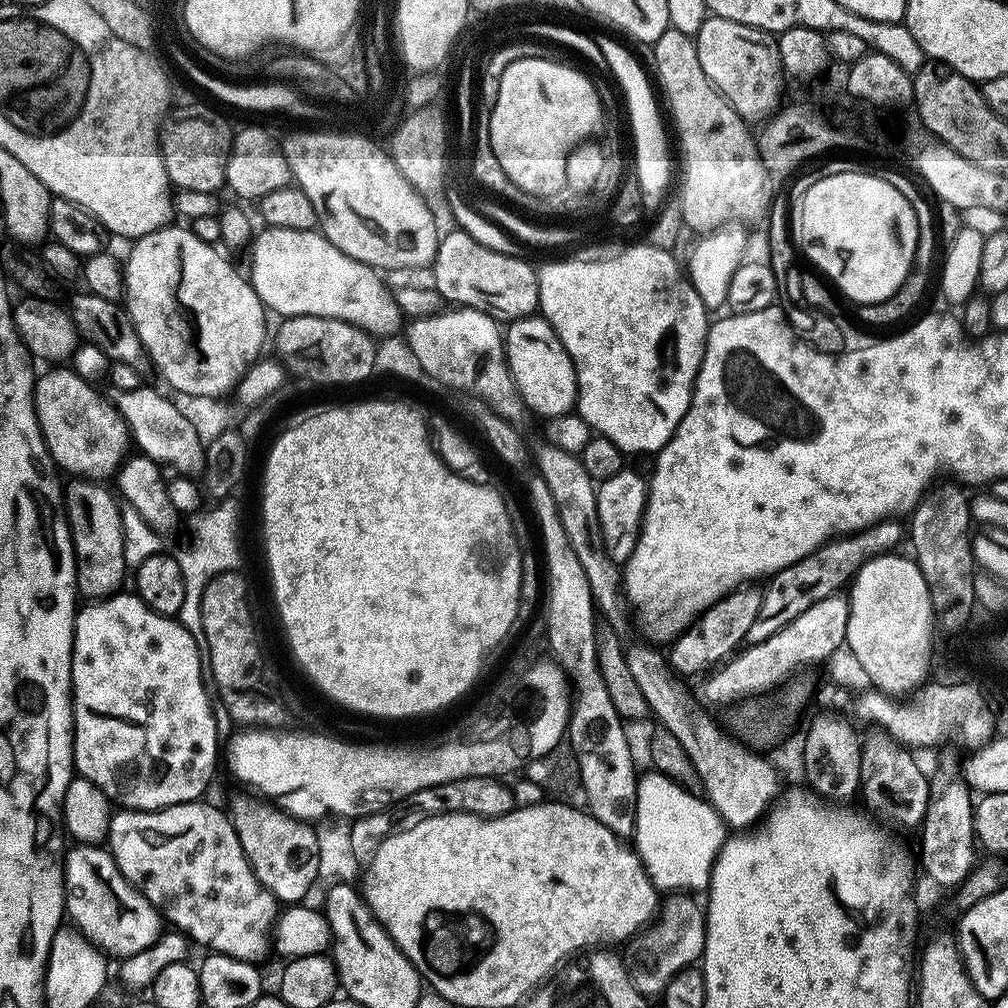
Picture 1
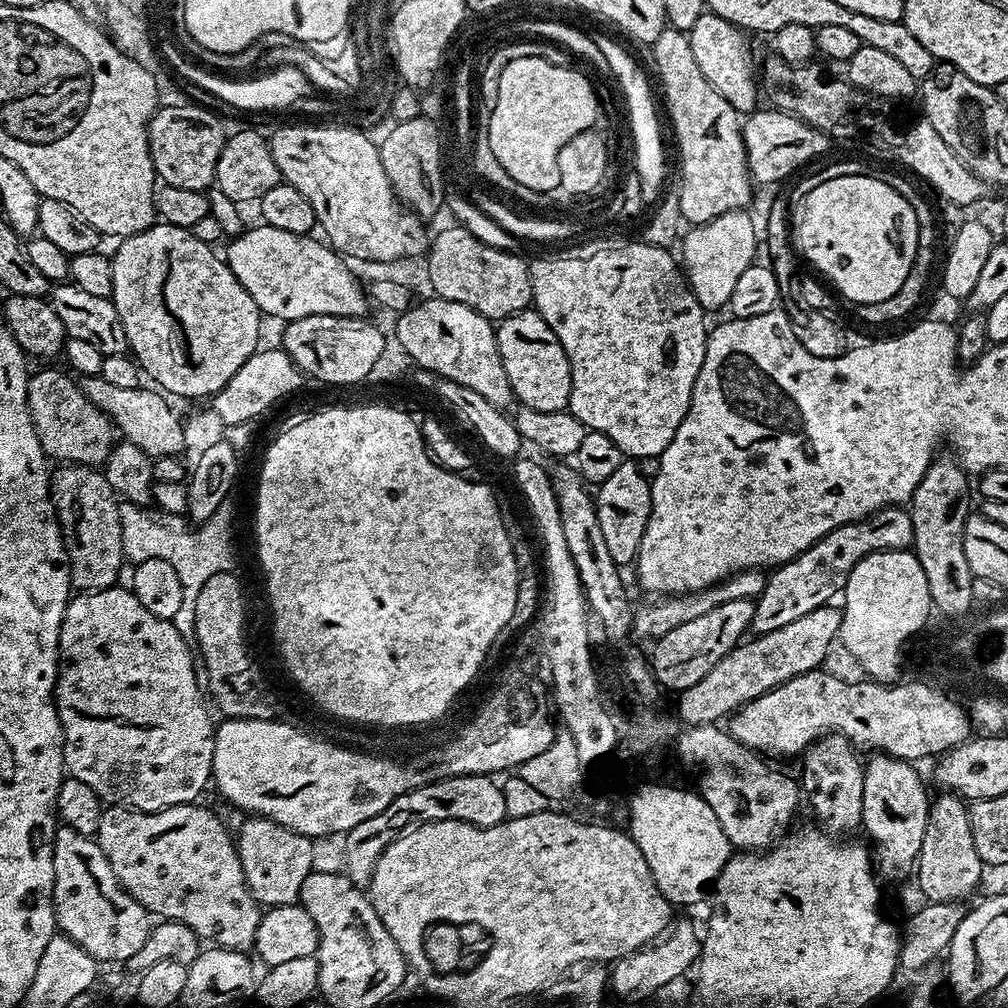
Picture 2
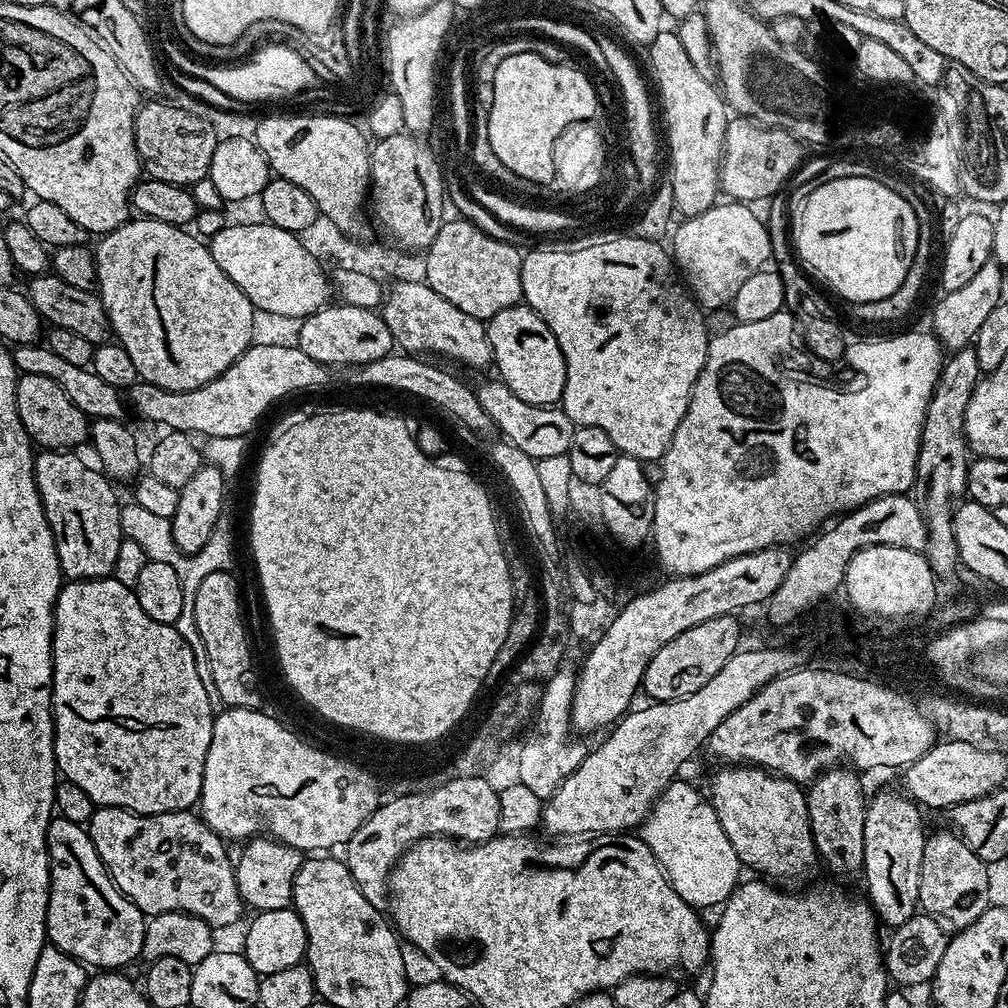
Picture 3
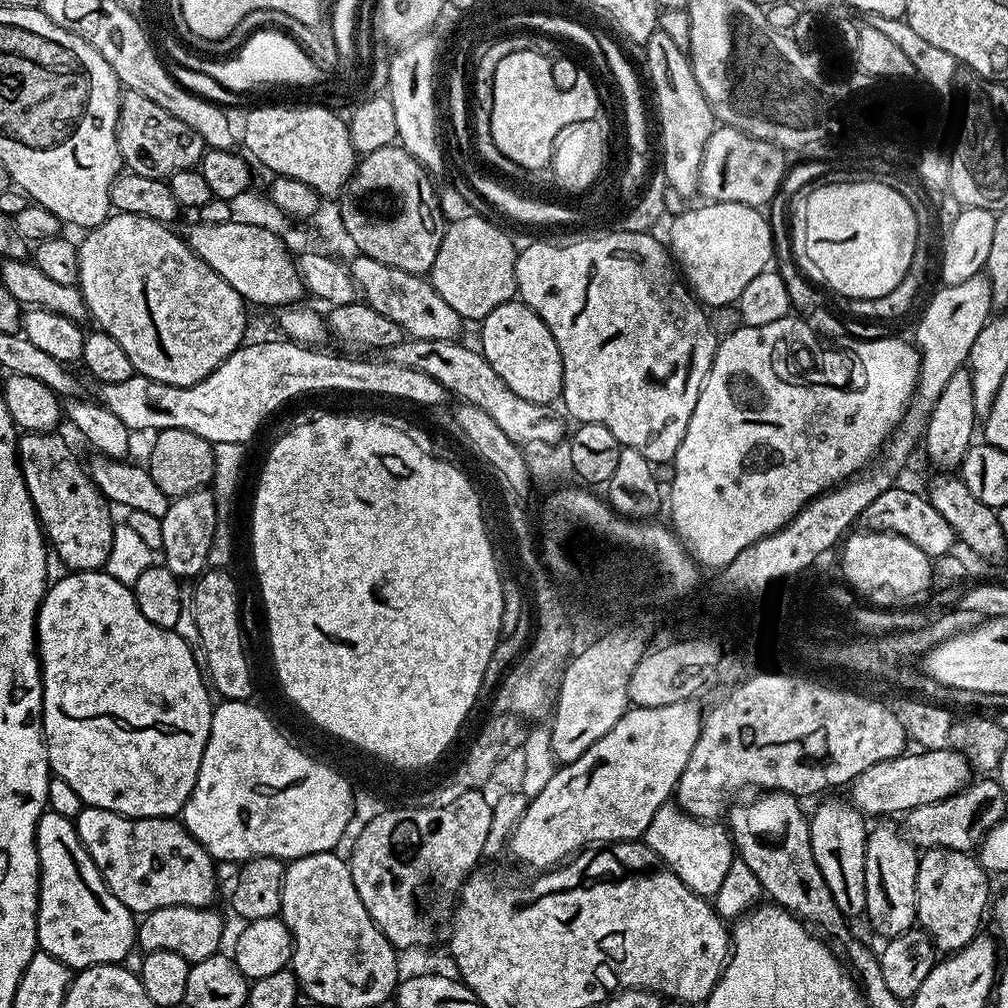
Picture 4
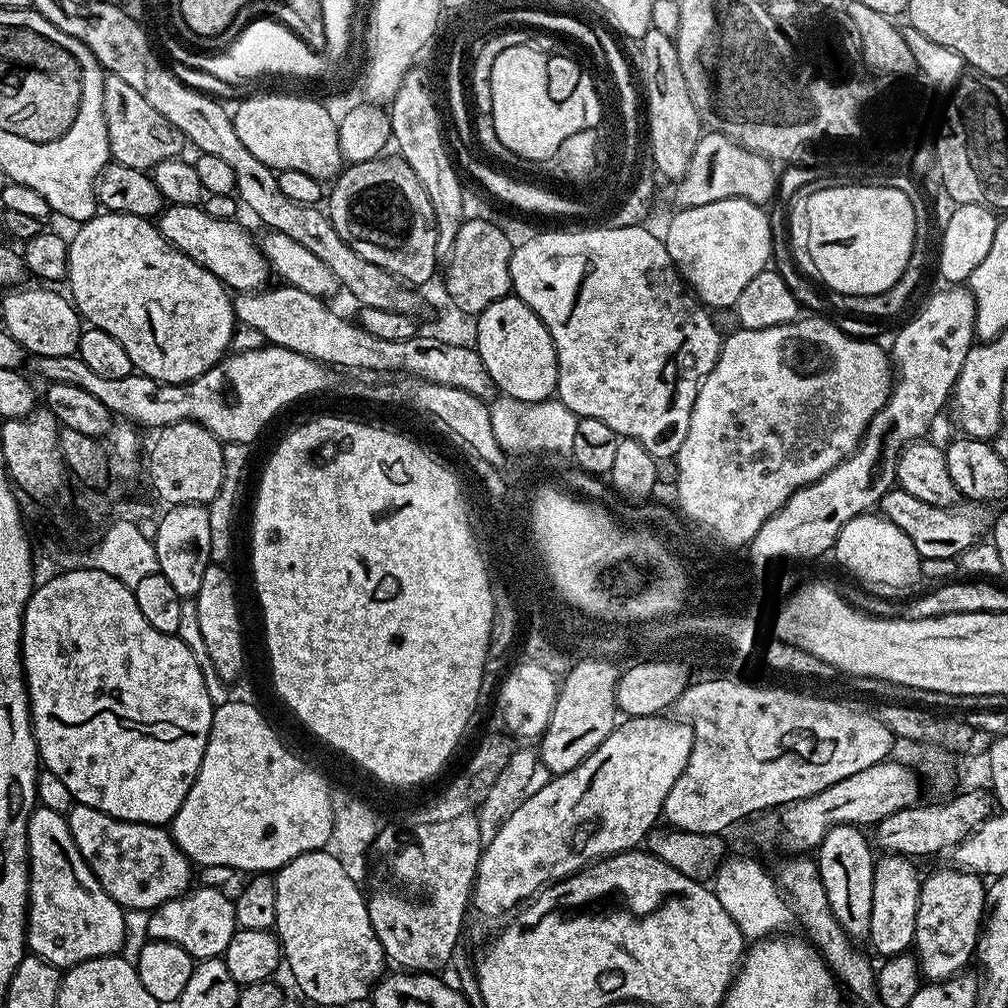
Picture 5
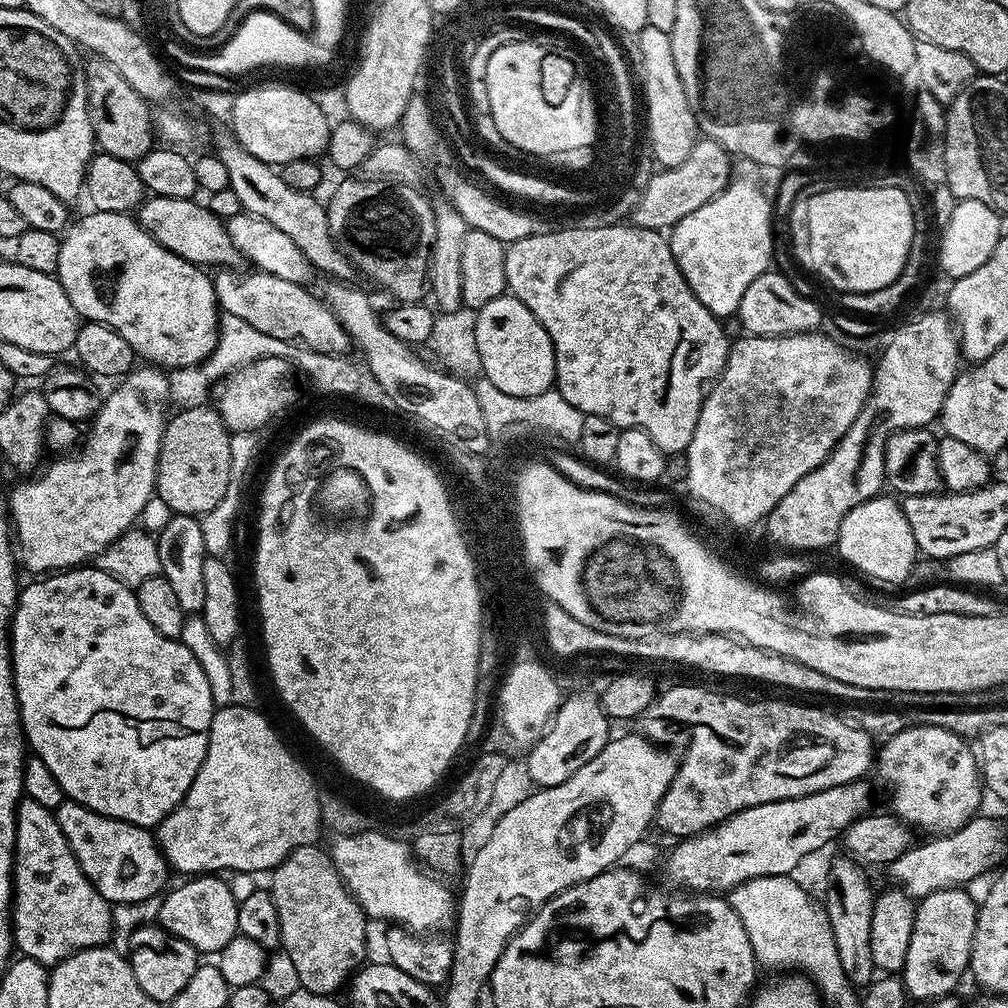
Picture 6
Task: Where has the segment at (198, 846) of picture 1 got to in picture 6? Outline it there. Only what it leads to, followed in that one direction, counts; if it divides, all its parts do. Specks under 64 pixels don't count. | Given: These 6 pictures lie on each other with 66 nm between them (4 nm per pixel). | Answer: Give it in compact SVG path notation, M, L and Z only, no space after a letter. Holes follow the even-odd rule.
M65 799L54 811L82 874L86 874L88 881L109 904L140 904L165 891L170 865L149 829L103 816L70 799Z

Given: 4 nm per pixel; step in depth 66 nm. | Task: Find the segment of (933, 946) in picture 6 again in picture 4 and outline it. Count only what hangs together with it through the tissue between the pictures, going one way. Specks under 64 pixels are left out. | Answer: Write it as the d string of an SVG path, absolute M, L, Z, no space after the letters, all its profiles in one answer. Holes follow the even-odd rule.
M929 848L920 857L918 866L918 890L916 891L916 919L919 927L941 953L951 954L964 948L981 931L980 923L985 923L990 908L988 896L989 873L984 871L975 855L949 848Z

